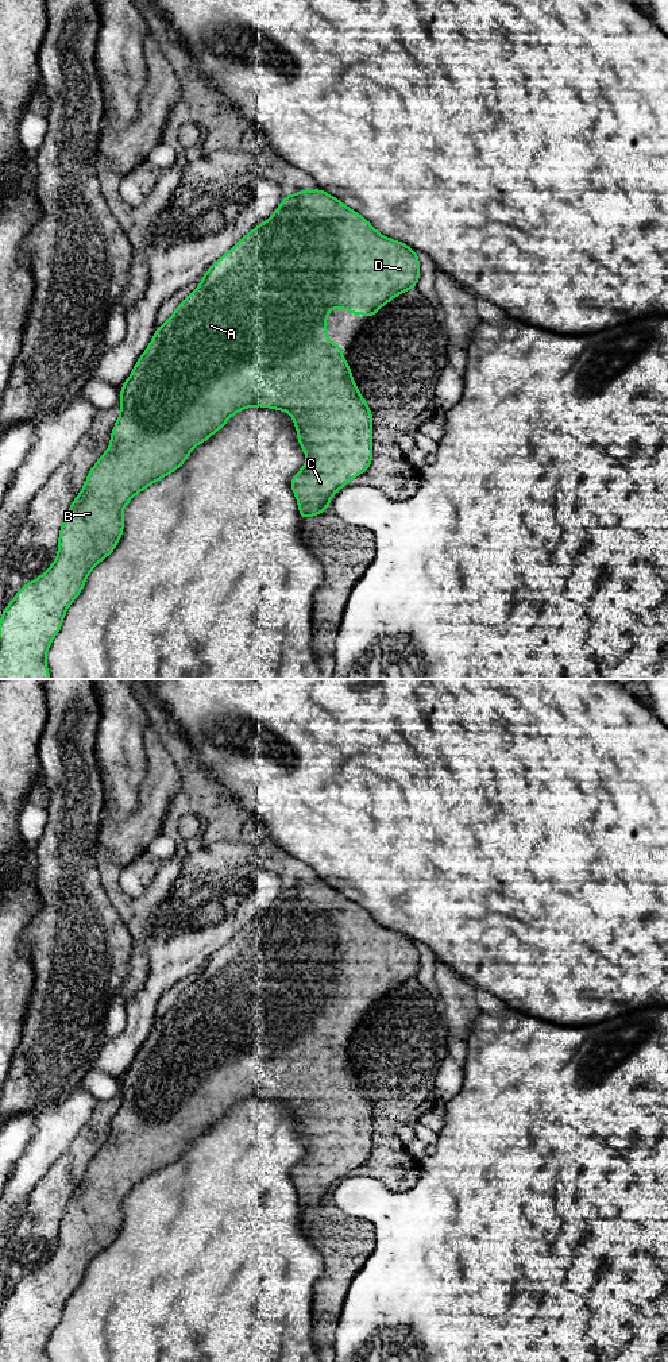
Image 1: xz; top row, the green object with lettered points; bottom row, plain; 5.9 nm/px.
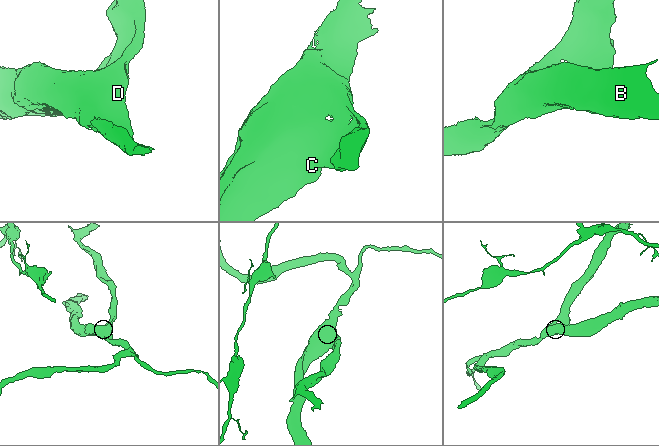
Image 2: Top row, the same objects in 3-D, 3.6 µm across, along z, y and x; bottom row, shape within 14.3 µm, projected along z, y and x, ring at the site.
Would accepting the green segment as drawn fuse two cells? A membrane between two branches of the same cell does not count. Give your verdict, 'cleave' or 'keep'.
keep

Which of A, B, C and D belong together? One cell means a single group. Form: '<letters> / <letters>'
A B C D

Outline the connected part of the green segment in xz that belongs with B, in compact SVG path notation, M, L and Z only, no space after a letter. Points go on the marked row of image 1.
M320 188L317 190L300 190L298 193L285 196L281 205L270 219L255 227L242 238L225 255L216 261L205 275L200 286L193 290L174 310L171 317L158 327L152 340L136 362L131 375L123 383L120 391L120 416L111 433L108 450L99 458L88 474L85 486L70 505L66 518L59 530L58 555L54 563L35 580L24 584L15 595L12 602L4 609L0 617L0 679L50 679L46 665L46 653L58 634L63 617L70 603L84 589L88 575L93 567L104 560L116 548L123 529L123 509L142 490L154 482L174 472L188 459L190 451L198 444L206 441L216 431L238 412L246 408L266 406L287 412L294 421L298 444L306 455L305 466L290 479L290 486L298 501L301 520L323 513L329 508L329 501L336 491L344 487L350 481L363 474L372 462L372 413L366 400L359 394L354 382L350 364L345 362L341 348L337 343L328 342L327 315L335 309L347 309L351 315L375 316L375 312L395 296L416 288L420 279L420 261L417 252L409 246L381 235L363 216L345 207L340 200L329 196Z

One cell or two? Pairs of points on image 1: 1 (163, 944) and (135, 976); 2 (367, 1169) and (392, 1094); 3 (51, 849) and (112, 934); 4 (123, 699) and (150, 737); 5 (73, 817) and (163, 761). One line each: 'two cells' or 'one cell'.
1: two cells
2: one cell
3: one cell
4: two cells
5: two cells

